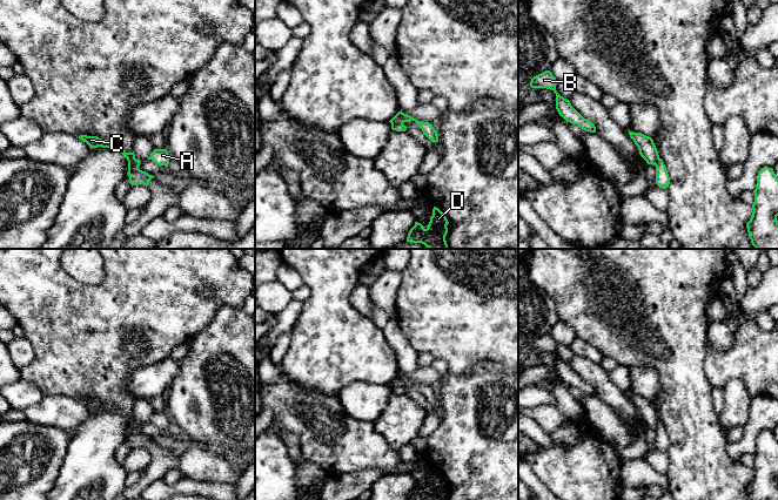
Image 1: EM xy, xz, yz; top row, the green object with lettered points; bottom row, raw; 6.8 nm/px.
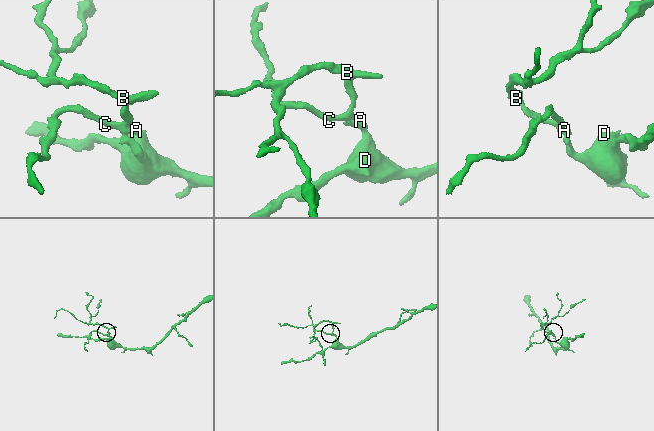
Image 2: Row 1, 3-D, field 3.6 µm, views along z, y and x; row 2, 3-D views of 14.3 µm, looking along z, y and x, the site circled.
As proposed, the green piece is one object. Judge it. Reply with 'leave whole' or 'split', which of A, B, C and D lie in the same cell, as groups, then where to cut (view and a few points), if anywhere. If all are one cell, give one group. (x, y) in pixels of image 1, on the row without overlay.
split | A B C / D | xz (402, 385), (396, 385), (391, 389)

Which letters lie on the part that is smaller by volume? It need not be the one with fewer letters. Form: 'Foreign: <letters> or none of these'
Foreign: A, B, C

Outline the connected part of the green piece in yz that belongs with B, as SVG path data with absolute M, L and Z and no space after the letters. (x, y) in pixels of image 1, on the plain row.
M545 333L531 342L531 351L546 351L556 357L556 372L558 377L568 385L577 387L585 394L596 396L595 387L584 381L570 366L569 363L561 359L556 353L557 343L550 333Z

